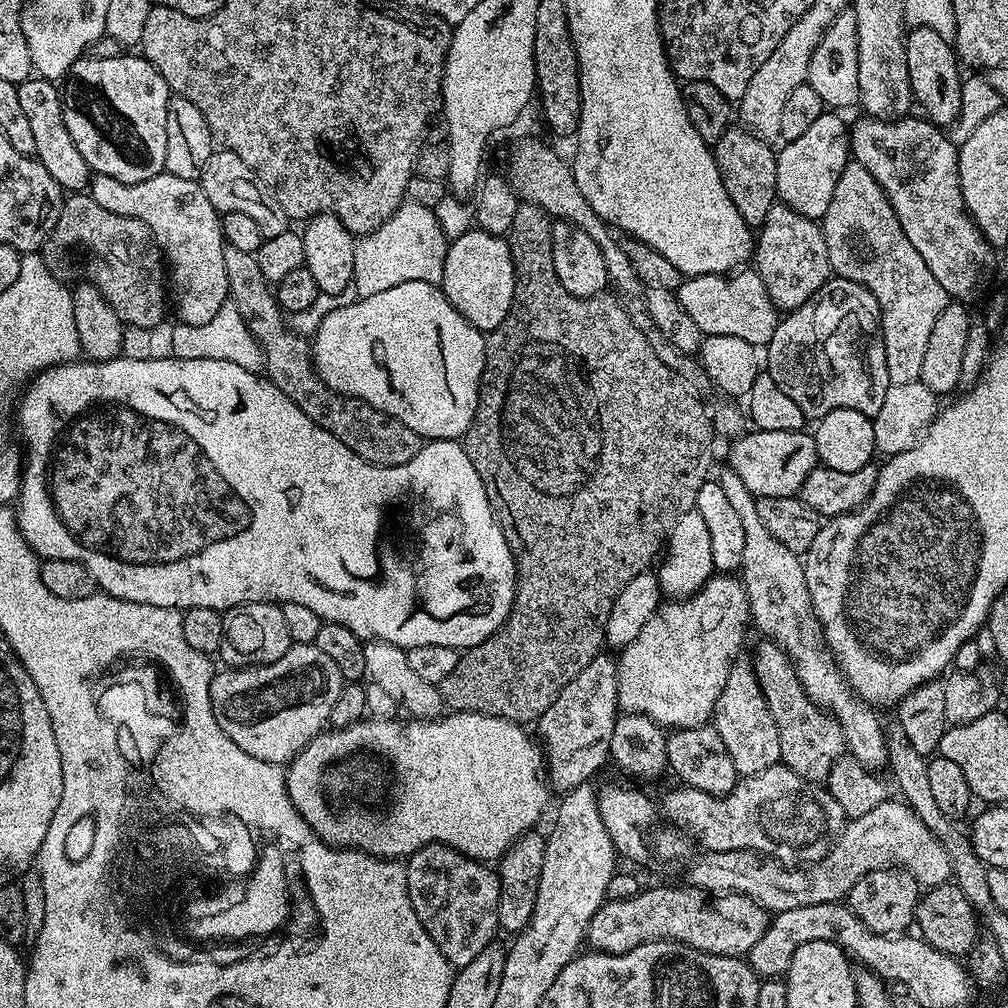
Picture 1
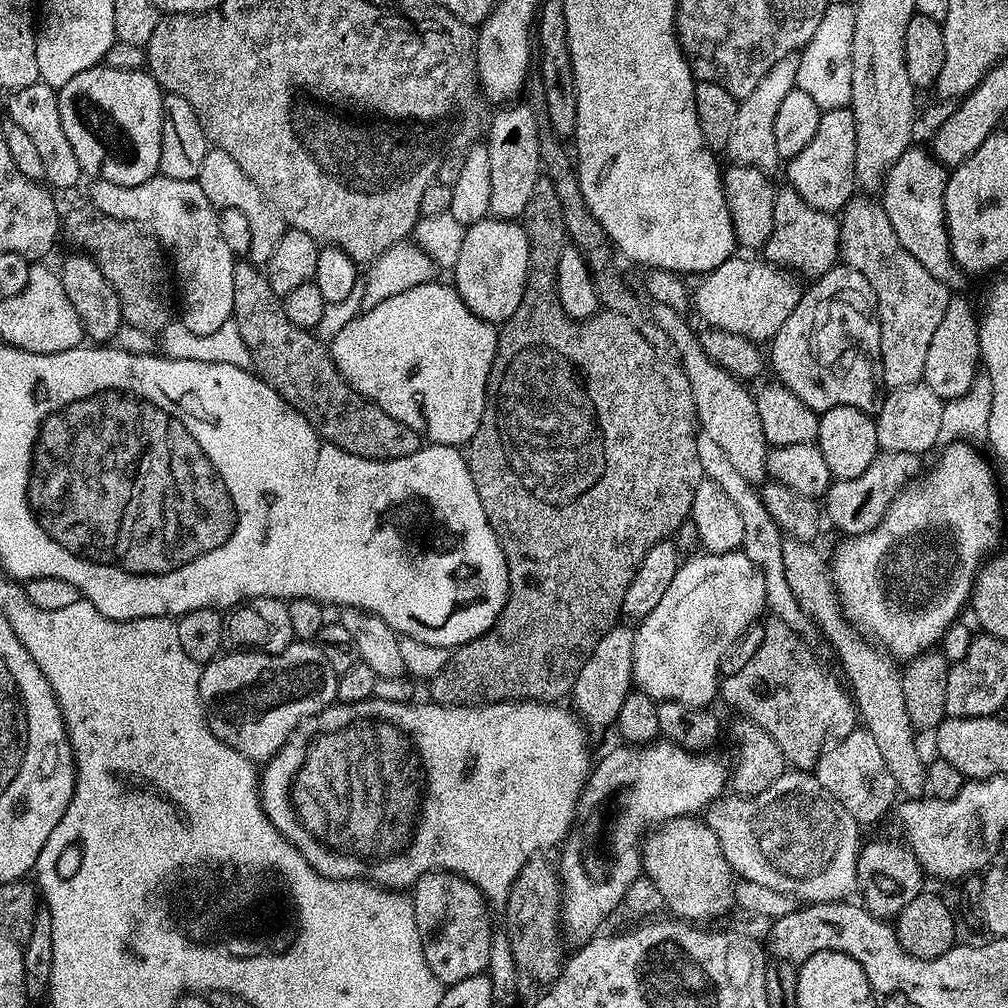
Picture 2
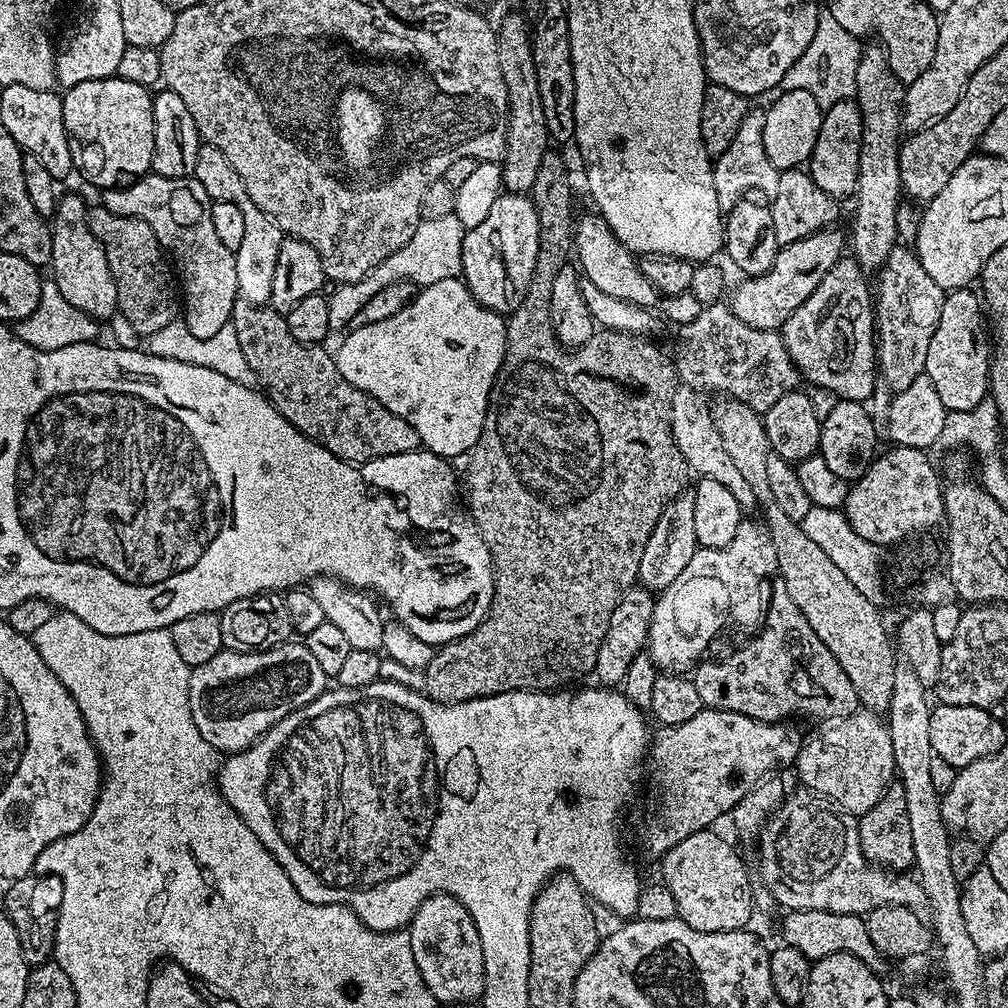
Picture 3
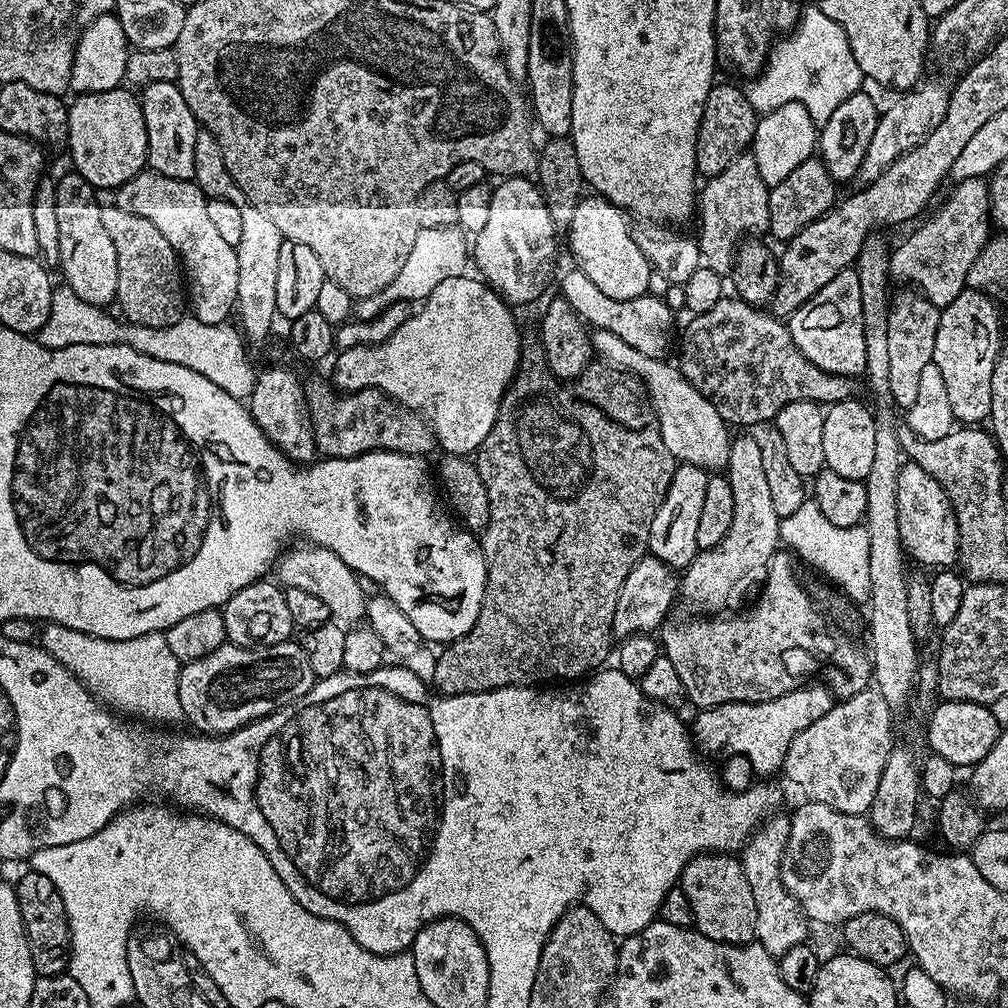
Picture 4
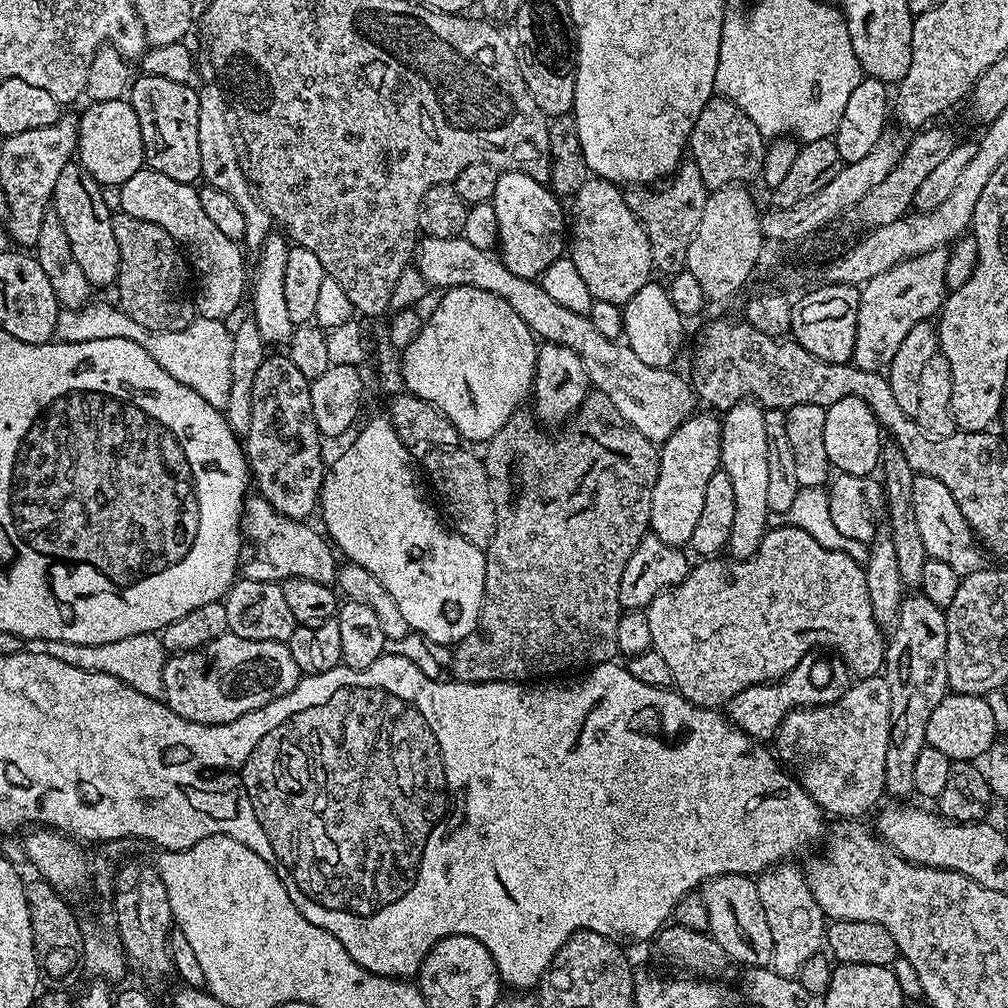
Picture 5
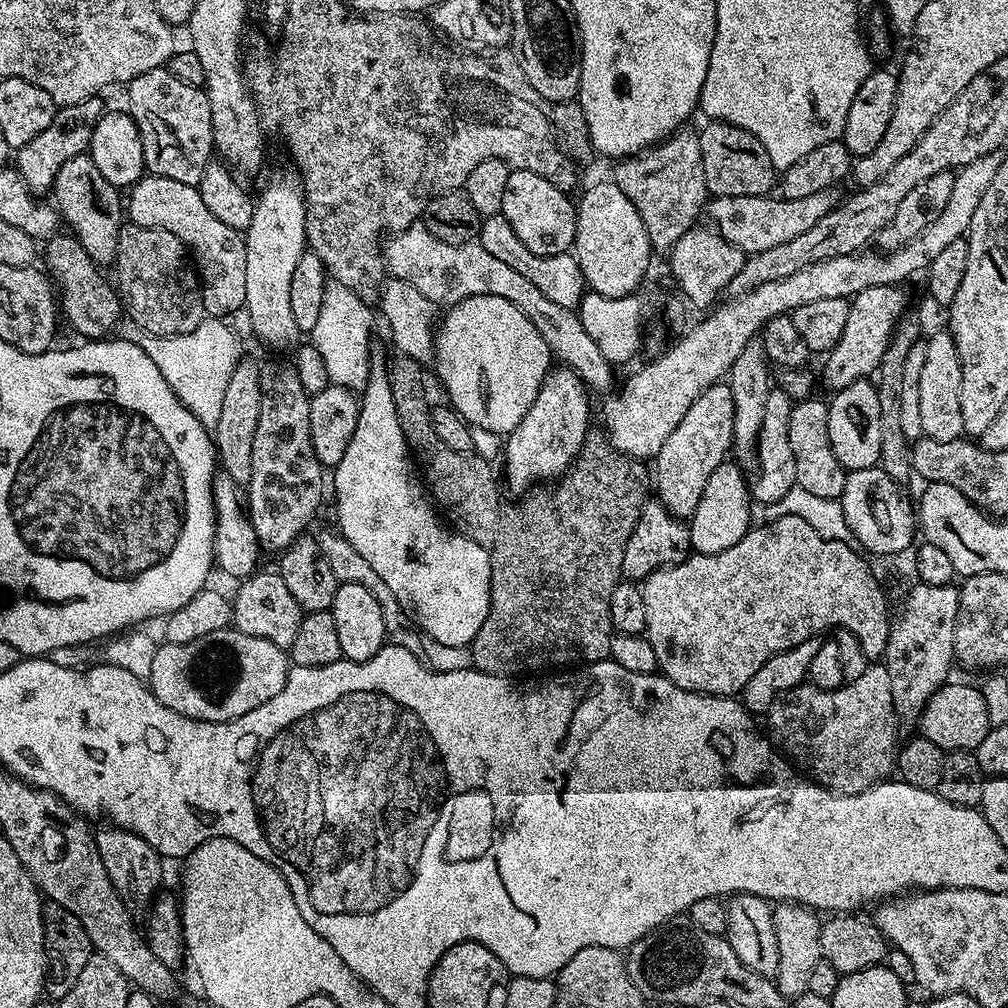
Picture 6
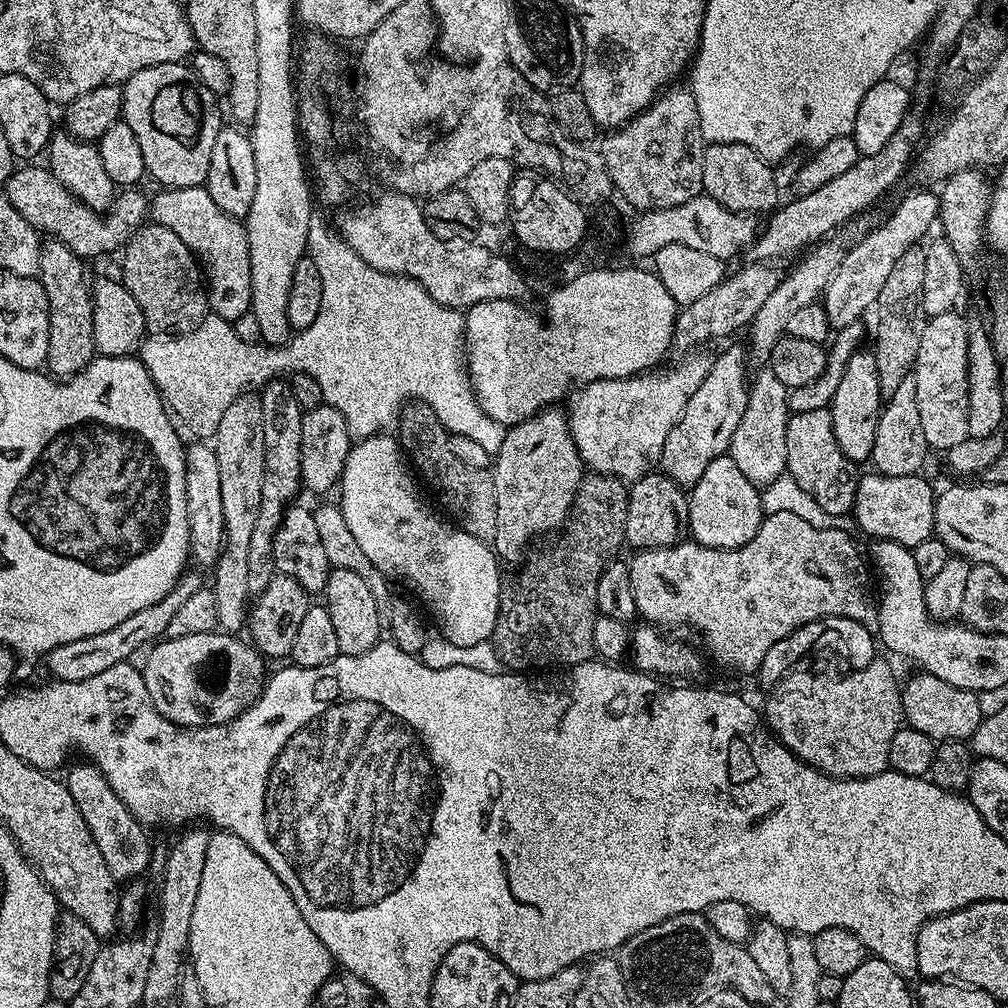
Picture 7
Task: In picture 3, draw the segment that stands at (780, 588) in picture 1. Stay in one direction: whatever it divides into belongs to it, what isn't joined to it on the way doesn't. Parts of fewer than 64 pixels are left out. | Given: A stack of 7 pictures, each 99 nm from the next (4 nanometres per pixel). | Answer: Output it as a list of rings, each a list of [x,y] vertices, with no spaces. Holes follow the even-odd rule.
[[[685,386],[677,387],[672,399],[672,433],[678,450],[682,450],[682,458],[686,458],[689,469],[697,477],[714,478],[714,482],[722,482],[734,498],[738,498],[738,506],[741,513],[752,514],[757,511],[757,504],[754,498],[754,490],[742,479],[742,474],[734,466],[730,454],[726,454],[722,446],[722,438],[712,421],[710,404],[701,393]]]

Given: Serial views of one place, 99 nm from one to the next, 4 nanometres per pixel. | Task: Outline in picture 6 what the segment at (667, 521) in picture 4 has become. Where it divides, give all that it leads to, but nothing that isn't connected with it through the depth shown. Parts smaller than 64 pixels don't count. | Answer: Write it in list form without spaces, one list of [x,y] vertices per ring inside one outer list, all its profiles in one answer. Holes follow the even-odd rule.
[[[717,382],[698,395],[683,415],[682,422],[662,442],[661,450],[654,457],[654,492],[672,515],[691,518],[694,514],[710,474],[714,474],[719,464],[725,463],[727,456],[724,455],[732,452],[733,418],[734,398],[727,383]]]

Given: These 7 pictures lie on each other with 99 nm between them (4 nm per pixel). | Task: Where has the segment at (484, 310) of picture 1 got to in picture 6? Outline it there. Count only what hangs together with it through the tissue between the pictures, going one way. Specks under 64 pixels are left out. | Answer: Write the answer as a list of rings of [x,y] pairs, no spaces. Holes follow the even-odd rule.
[[[521,168],[509,171],[506,178],[506,194],[502,194],[502,212],[506,222],[514,226],[514,234],[530,250],[539,256],[562,254],[569,251],[575,242],[576,207],[569,193],[546,182],[538,174]]]

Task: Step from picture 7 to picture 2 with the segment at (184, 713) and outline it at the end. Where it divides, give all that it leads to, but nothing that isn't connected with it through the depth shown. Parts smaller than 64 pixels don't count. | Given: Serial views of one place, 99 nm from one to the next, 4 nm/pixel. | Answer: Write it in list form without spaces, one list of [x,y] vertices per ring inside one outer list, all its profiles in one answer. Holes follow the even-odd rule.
[[[293,642],[286,650],[282,650],[273,656],[263,656],[261,652],[245,652],[243,650],[232,650],[227,654],[221,654],[216,659],[211,660],[209,664],[203,665],[200,669],[200,681],[198,682],[198,694],[200,695],[200,705],[204,711],[204,718],[210,730],[226,746],[238,750],[238,754],[245,756],[247,760],[253,762],[267,762],[272,759],[273,754],[282,747],[290,738],[290,734],[306,718],[318,714],[322,709],[336,700],[336,672],[330,670],[330,662],[322,658],[319,648],[312,642]]]

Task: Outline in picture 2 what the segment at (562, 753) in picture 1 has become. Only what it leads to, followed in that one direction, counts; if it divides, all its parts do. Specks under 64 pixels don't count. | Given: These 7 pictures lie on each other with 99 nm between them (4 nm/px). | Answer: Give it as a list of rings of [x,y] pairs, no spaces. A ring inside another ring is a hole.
[[[617,626],[602,634],[602,642],[594,646],[594,654],[578,670],[578,678],[570,693],[571,707],[580,717],[585,729],[593,733],[603,728],[611,729],[618,718],[618,710],[622,710],[622,702],[626,702],[628,693],[633,691],[632,663],[634,662],[635,631],[630,627]]]

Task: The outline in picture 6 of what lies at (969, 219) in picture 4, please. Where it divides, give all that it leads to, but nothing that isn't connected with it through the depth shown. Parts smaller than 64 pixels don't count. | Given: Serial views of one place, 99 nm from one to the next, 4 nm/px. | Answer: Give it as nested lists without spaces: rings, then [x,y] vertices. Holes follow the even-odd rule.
[[[887,284],[862,290],[851,298],[846,330],[842,330],[842,338],[838,338],[835,346],[823,357],[824,384],[829,388],[829,393],[841,392],[856,380],[871,377],[879,369],[892,332],[905,315],[904,307],[908,300],[904,297],[904,290],[895,284]]]

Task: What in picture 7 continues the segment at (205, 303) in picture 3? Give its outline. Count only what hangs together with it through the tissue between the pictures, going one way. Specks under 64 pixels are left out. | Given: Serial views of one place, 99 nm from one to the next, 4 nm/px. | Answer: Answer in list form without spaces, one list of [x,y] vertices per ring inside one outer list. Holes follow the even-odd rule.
[[[204,186],[160,190],[156,197],[151,197],[150,216],[166,230],[174,230],[196,257],[206,281],[211,315],[229,322],[247,317],[251,306],[251,262],[245,221],[218,210]]]

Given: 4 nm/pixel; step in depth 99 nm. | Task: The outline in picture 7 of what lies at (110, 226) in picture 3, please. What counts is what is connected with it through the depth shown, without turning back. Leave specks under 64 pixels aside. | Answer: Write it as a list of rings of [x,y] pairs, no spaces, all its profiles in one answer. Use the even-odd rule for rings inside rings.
[[[155,222],[145,223],[143,228],[128,239],[122,249],[124,255],[124,276],[122,283],[130,294],[134,294],[134,302],[142,306],[145,329],[153,336],[185,336],[198,326],[202,326],[204,319],[210,315],[208,306],[208,289],[202,275],[202,269],[192,251],[174,234],[174,230],[166,230],[166,226]]]

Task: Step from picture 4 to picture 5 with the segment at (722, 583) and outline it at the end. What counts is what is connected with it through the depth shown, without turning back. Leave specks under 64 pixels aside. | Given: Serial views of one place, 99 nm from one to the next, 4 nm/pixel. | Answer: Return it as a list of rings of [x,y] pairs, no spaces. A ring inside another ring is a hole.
[[[741,400],[723,413],[720,420],[720,466],[730,474],[734,486],[734,526],[730,530],[727,555],[732,558],[753,556],[768,531],[768,503],[766,489],[770,475],[770,462],[766,462],[765,409],[755,400]]]

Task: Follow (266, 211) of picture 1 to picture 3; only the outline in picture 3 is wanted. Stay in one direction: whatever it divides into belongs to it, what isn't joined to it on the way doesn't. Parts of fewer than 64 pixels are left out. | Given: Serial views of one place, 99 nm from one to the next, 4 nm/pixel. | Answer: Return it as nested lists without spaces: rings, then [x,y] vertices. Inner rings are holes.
[[[201,143],[198,162],[194,162],[194,176],[198,182],[202,182],[202,187],[212,201],[234,202],[234,206],[238,206],[242,213],[246,231],[234,254],[238,274],[238,296],[251,304],[267,305],[270,285],[274,282],[274,270],[278,267],[278,250],[286,239],[284,231],[258,207],[254,198],[250,198],[250,194],[246,194],[242,178],[238,178],[234,166],[226,162],[226,154],[222,154],[222,150],[218,150],[213,144]]]

